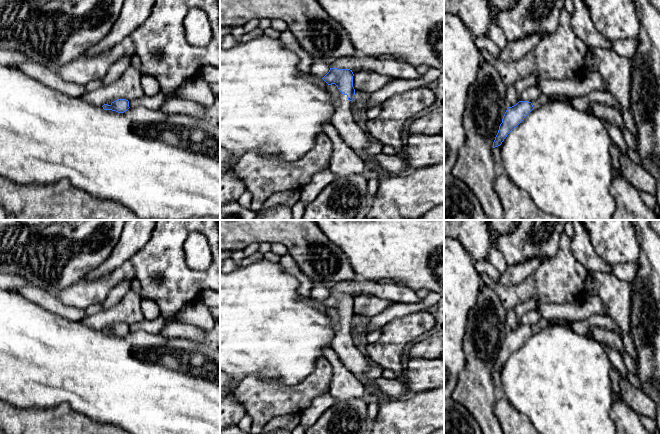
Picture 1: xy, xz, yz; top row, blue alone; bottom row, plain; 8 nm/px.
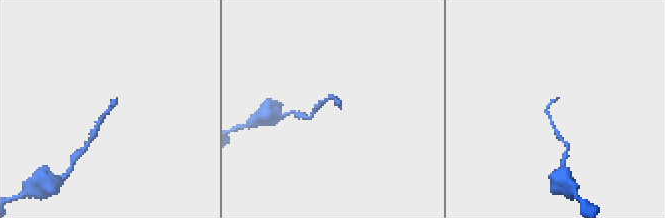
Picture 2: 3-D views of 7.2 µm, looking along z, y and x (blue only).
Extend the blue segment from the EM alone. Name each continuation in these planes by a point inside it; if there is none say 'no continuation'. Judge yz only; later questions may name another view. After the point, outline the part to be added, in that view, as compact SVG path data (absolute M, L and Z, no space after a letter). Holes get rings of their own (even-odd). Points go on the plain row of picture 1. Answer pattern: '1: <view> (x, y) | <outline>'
1: yz (543, 323) | M541 318L540 321L535 326L532 327L532 329L534 332L537 332L537 331L539 331L547 326L550 326L550 325L561 325L561 326L566 327L568 329L572 329L570 324L561 323L559 321L559 319L545 320L543 318Z

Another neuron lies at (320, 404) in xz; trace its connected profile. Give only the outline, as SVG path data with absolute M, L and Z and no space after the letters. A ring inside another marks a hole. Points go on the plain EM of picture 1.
M329 392L314 398L310 407L300 414L300 424L306 428L312 426L334 403Z

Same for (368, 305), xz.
M364 293L354 297L353 311L355 314L362 314L371 318L387 309L392 304L393 303L389 300Z

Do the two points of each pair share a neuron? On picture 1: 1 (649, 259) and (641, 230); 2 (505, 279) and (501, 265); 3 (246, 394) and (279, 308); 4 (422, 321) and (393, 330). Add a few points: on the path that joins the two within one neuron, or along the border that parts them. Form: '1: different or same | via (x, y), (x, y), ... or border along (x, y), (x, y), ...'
1: same | via (649, 252), (649, 240), (647, 237)
2: different | border along (507, 265), (501, 274)
3: different | border along (240, 378), (257, 374), (266, 380), (277, 379)
4: same | via (415, 324), (400, 330)

